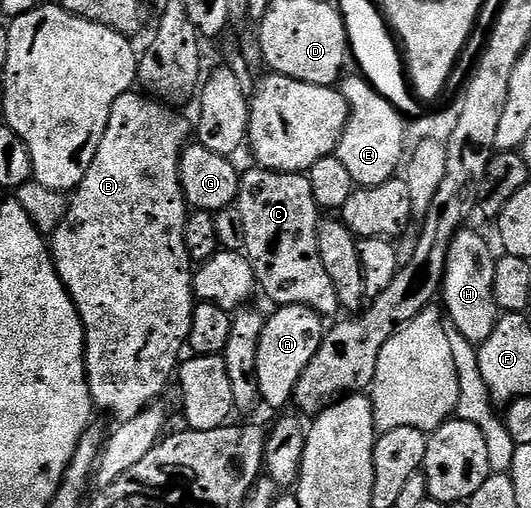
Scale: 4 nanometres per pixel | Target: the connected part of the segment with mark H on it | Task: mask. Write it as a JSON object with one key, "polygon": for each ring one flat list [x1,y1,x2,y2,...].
{"polygon":[[468,231,457,232,448,244,444,262,442,308,447,319,454,322,462,337,479,346,490,336,498,319,498,309,494,302,494,270,497,257,492,256,487,242,478,233]]}

